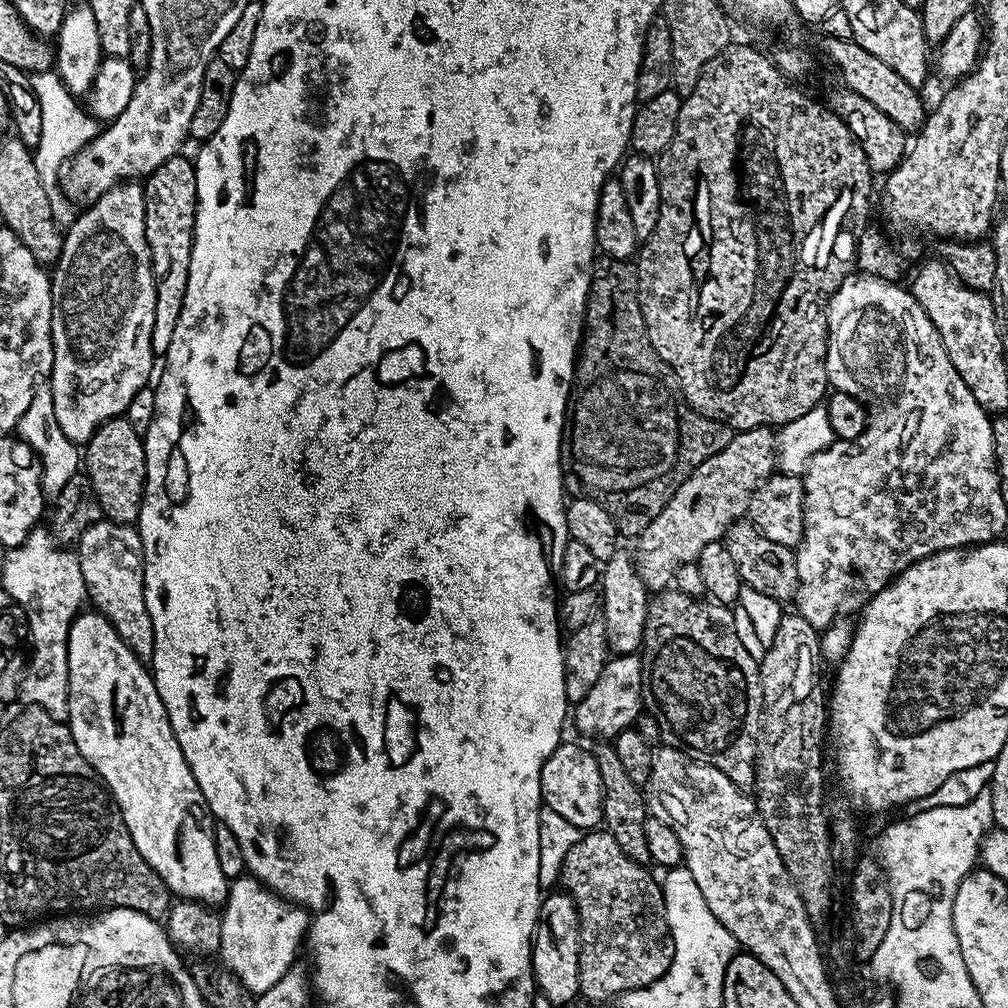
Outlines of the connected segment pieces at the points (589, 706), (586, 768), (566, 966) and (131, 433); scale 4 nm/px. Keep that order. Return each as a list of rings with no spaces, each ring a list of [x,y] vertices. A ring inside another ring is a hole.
[[[639,655],[612,656],[602,670],[602,678],[590,689],[590,694],[582,702],[574,705],[576,728],[584,736],[596,738],[615,738],[619,732],[633,727],[642,711],[644,699],[644,661]]]
[[[561,742],[552,751],[550,758],[546,758],[540,771],[540,799],[543,807],[554,810],[554,814],[562,814],[566,822],[574,822],[574,826],[582,830],[595,829],[604,819],[604,776],[600,773],[600,764],[595,755],[589,749],[587,752],[580,744]]]
[[[563,890],[549,891],[547,895],[541,899],[540,913],[538,914],[538,922],[536,923],[536,932],[532,935],[532,977],[536,980],[536,987],[539,995],[546,997],[554,1006],[572,1004],[575,1000],[578,1000],[578,997],[580,996],[580,919],[578,918],[578,910],[576,909],[575,902],[573,902],[571,896]]]
[[[126,418],[107,420],[83,449],[82,468],[94,486],[94,494],[98,494],[98,502],[102,502],[105,517],[116,524],[135,525],[140,519],[144,483],[148,480],[142,433],[134,430]]]

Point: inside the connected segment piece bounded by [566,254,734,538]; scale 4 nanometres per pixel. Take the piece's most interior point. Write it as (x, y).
(630, 454)

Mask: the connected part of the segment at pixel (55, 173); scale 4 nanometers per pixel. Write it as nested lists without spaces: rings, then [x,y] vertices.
[[[49,70],[46,72],[31,73],[28,77],[29,89],[37,104],[32,108],[39,108],[40,118],[39,141],[33,156],[35,158],[35,170],[42,179],[43,189],[46,191],[50,202],[52,217],[61,227],[68,227],[76,217],[74,206],[70,199],[63,194],[59,185],[59,174],[64,164],[71,159],[72,155],[85,147],[88,141],[88,117],[87,111],[81,110],[78,106],[77,97],[69,91],[58,72]]]

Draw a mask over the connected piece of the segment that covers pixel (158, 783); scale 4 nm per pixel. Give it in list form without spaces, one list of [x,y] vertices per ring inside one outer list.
[[[95,610],[81,611],[80,615],[72,621],[71,632],[68,635],[68,719],[66,723],[68,729],[72,731],[72,737],[78,746],[78,750],[82,750],[86,762],[92,764],[92,768],[98,773],[101,780],[108,785],[108,790],[112,793],[112,799],[120,808],[122,818],[134,838],[134,846],[138,846],[138,854],[142,854],[142,858],[146,858],[148,865],[160,875],[162,882],[168,887],[168,891],[172,893],[173,897],[199,900],[200,903],[209,906],[223,905],[228,899],[230,881],[226,878],[226,874],[222,874],[222,866],[218,866],[218,853],[214,851],[214,817],[212,811],[209,810],[206,798],[182,754],[182,746],[178,746],[178,738],[170,726],[168,712],[164,709],[164,703],[156,689],[156,683],[152,680],[151,671],[146,667],[145,661],[134,655],[126,646],[126,642],[122,642],[118,630],[114,630],[112,623]]]

